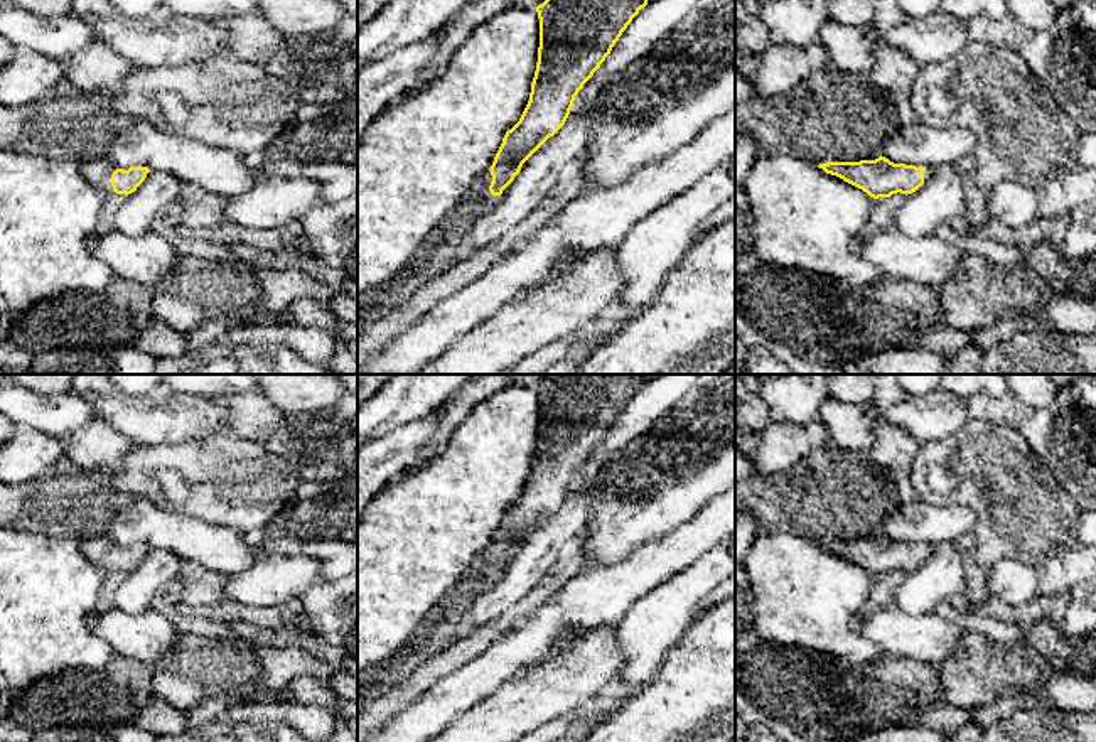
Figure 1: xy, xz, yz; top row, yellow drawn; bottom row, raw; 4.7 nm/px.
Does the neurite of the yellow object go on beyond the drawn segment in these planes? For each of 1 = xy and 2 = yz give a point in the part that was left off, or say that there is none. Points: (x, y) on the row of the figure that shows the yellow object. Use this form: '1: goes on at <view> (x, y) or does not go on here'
1: goes on at xy (98, 172)
2: goes on at yz (929, 172)

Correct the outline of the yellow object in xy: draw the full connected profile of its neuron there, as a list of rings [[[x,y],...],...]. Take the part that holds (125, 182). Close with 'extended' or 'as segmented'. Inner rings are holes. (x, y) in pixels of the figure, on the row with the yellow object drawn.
[[[91,160],[81,164],[83,177],[99,192],[132,194],[145,180],[148,167],[120,169],[111,160]]]; extended

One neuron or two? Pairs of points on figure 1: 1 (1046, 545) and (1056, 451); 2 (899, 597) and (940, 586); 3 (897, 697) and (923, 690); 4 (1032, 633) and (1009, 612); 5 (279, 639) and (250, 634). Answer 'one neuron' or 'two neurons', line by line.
1: two neurons
2: one neuron
3: one neuron
4: two neurons
5: one neuron

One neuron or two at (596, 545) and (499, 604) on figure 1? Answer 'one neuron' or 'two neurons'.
two neurons

